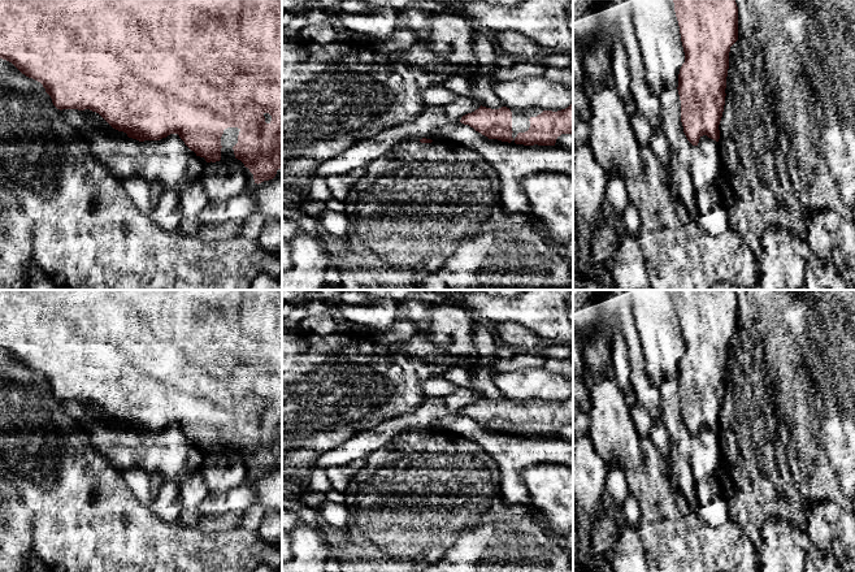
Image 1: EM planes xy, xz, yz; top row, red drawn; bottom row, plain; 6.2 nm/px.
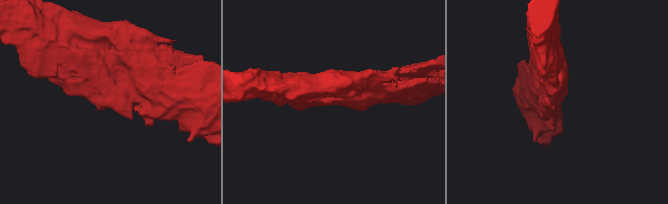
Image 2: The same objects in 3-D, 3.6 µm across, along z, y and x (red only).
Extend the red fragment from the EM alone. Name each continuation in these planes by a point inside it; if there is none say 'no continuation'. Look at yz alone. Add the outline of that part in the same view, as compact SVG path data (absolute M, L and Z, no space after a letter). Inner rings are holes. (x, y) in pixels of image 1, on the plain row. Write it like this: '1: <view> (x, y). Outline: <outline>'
no continuation

